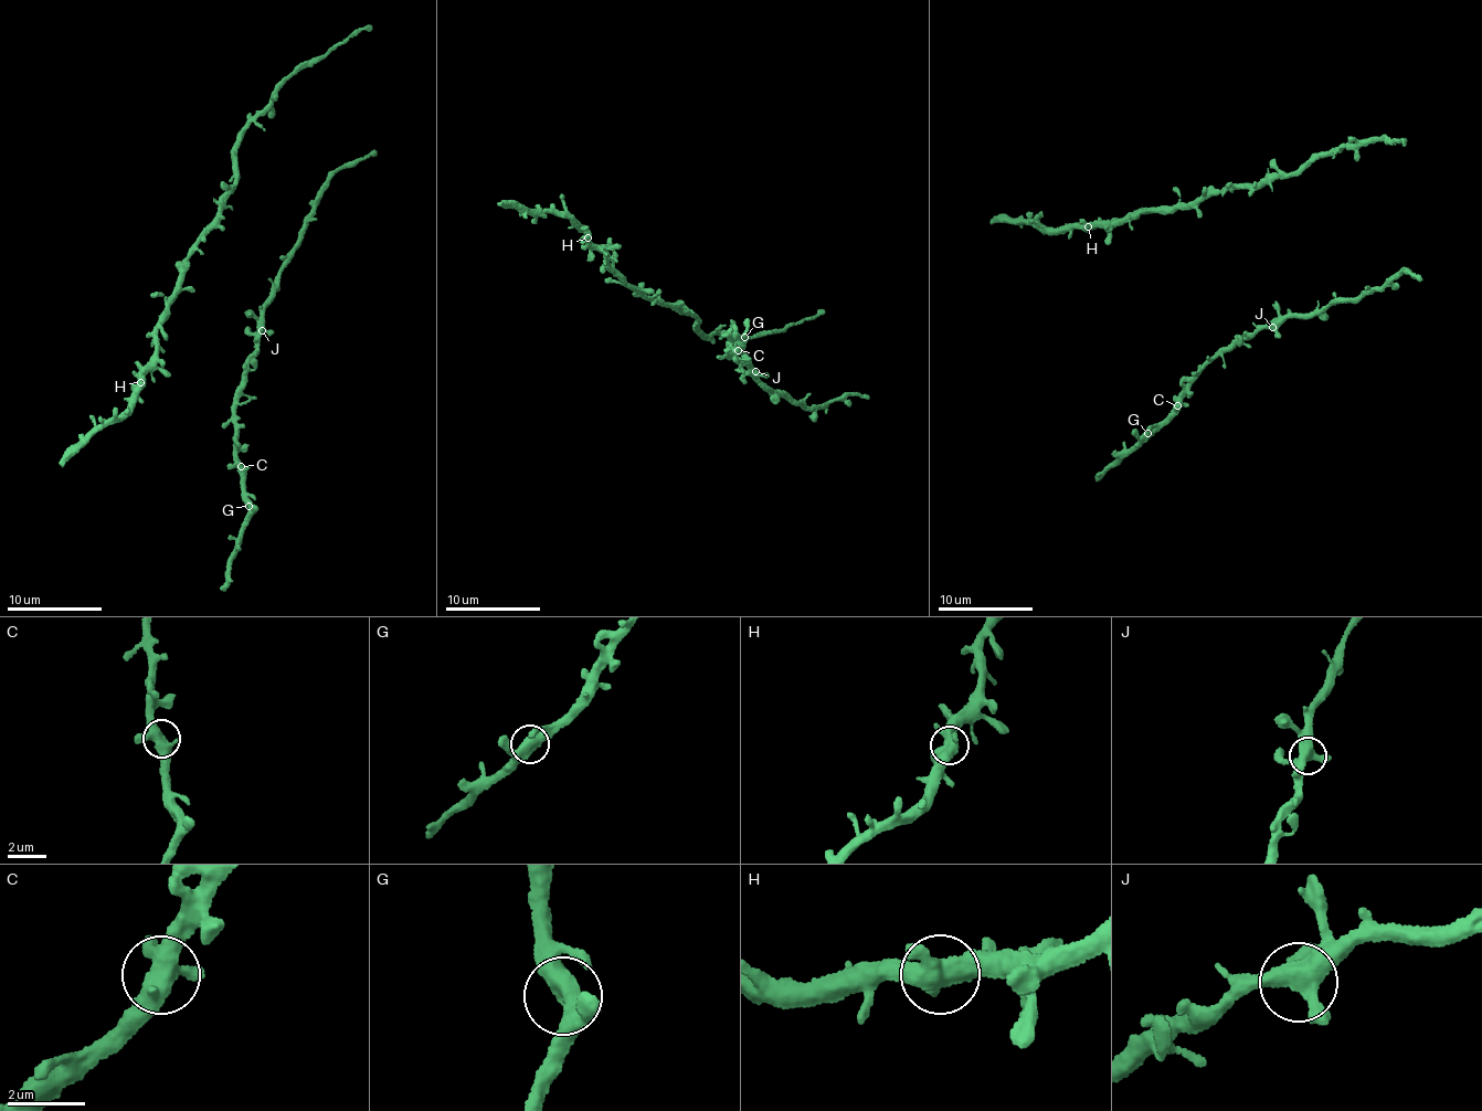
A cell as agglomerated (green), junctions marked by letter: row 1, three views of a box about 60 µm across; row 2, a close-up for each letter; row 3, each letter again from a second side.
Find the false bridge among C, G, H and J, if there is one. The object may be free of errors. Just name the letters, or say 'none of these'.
none of these

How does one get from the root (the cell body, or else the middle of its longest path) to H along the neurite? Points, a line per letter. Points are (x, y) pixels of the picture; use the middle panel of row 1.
H: (654, 292), (625, 282), (624, 275), (610, 267), (607, 252), (590, 242), (588, 236)

